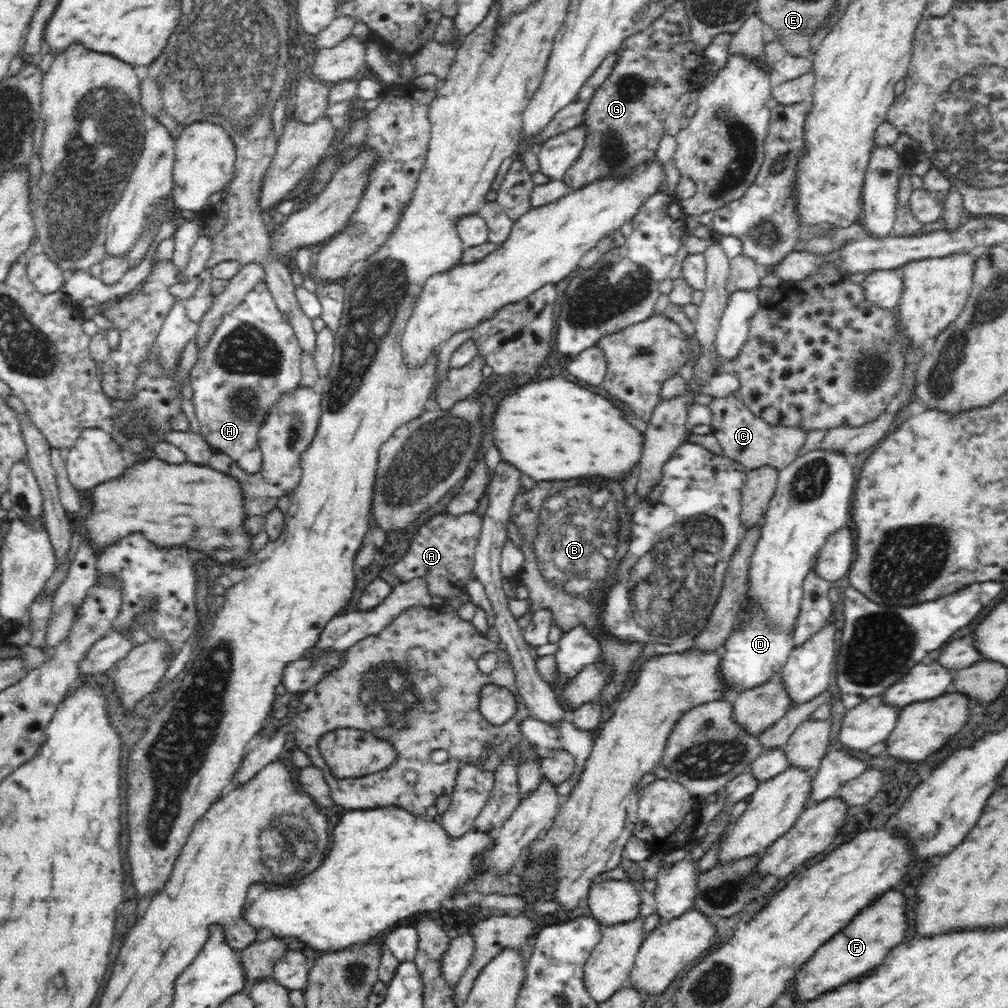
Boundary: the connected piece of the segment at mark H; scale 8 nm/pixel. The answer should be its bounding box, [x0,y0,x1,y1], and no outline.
[188,281,302,473]

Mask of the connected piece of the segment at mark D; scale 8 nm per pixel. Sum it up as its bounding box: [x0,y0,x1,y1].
[720,450,856,700]

